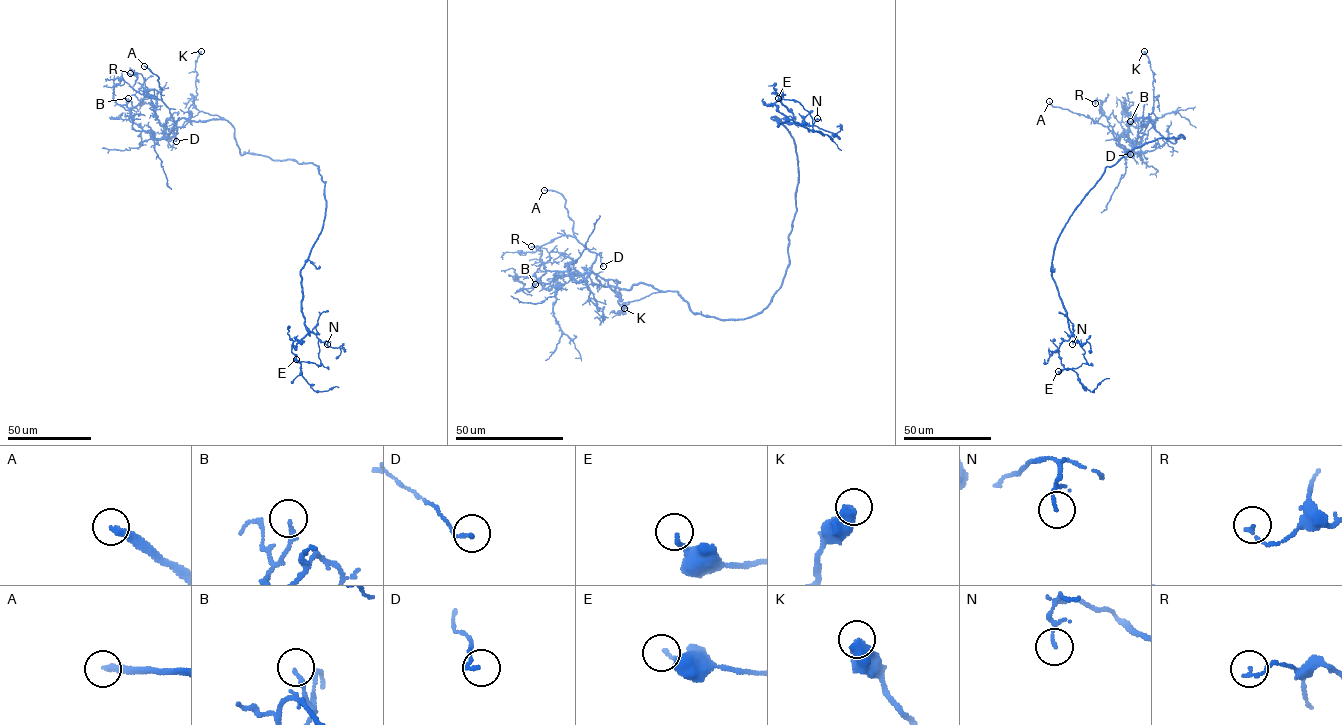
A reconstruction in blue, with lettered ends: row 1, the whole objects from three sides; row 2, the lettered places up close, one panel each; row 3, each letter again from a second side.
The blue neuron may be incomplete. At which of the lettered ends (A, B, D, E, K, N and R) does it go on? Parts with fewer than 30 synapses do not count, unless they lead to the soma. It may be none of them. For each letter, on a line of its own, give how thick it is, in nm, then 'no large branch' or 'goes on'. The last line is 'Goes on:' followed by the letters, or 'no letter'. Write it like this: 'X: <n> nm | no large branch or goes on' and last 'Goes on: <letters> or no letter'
A: 300 nm | goes on
B: 180 nm | no large branch
D: 150 nm | no large branch
E: 160 nm | no large branch
K: 650 nm | no large branch
N: 70 nm | no large branch
R: 130 nm | no large branch
Goes on: A

